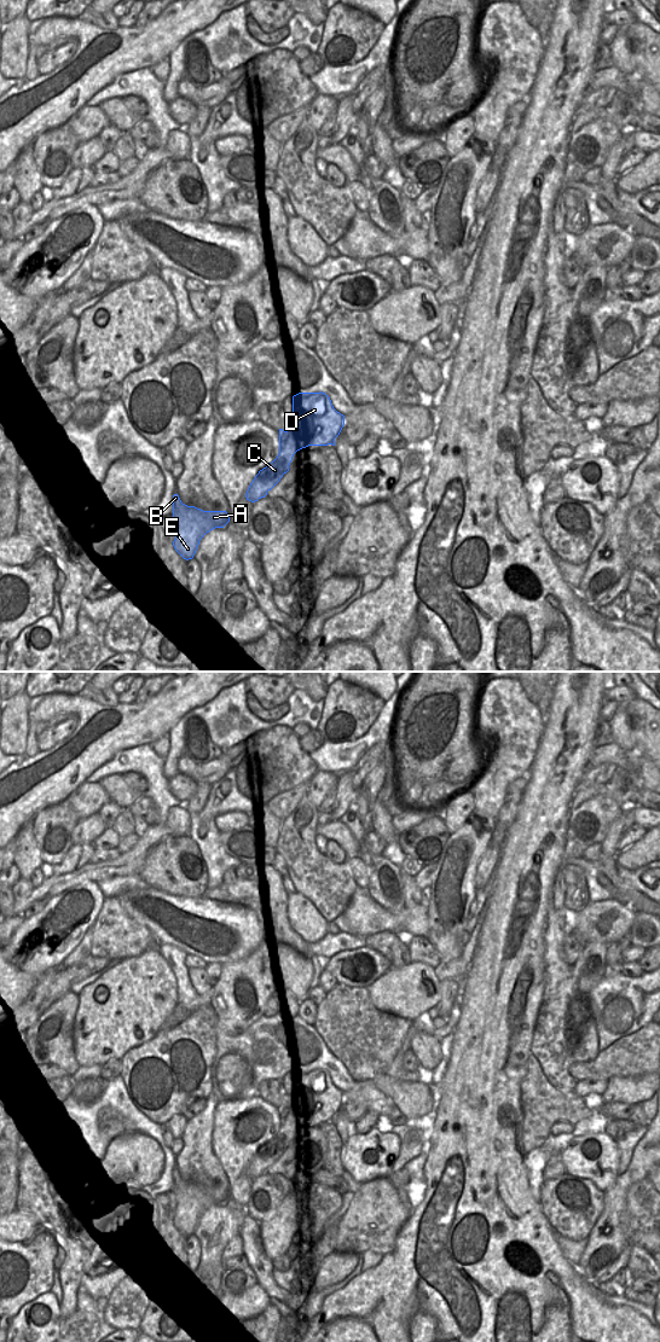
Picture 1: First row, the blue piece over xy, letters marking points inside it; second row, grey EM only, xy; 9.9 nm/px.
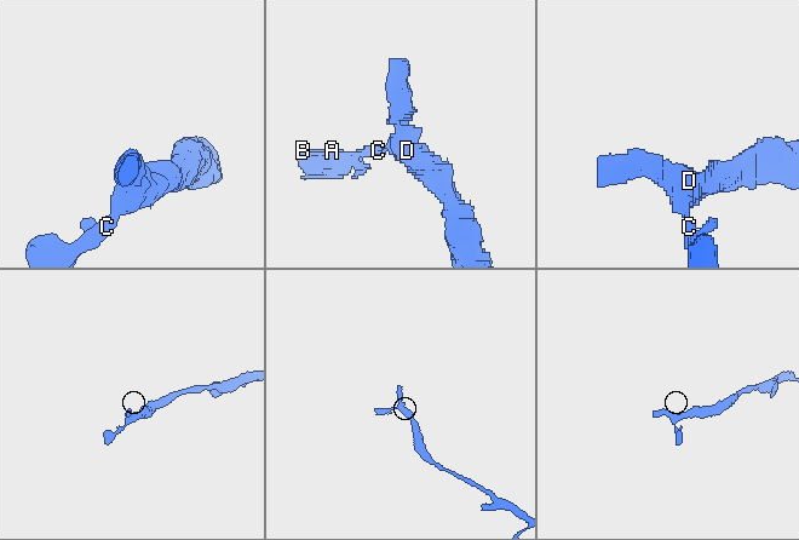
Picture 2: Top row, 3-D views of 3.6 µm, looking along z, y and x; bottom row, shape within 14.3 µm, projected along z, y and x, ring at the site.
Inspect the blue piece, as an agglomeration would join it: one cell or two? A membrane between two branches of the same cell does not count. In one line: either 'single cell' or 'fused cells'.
single cell

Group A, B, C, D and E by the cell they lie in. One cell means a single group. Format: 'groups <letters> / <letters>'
groups A B C D E

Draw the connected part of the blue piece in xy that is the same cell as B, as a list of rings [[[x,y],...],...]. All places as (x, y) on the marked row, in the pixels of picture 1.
[[[178,494],[173,495],[173,517],[176,524],[173,546],[186,560],[192,559],[201,539],[215,528],[224,528],[230,522],[226,511],[203,511],[181,502]]]

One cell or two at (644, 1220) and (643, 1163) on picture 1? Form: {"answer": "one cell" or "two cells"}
{"answer": "two cells"}

